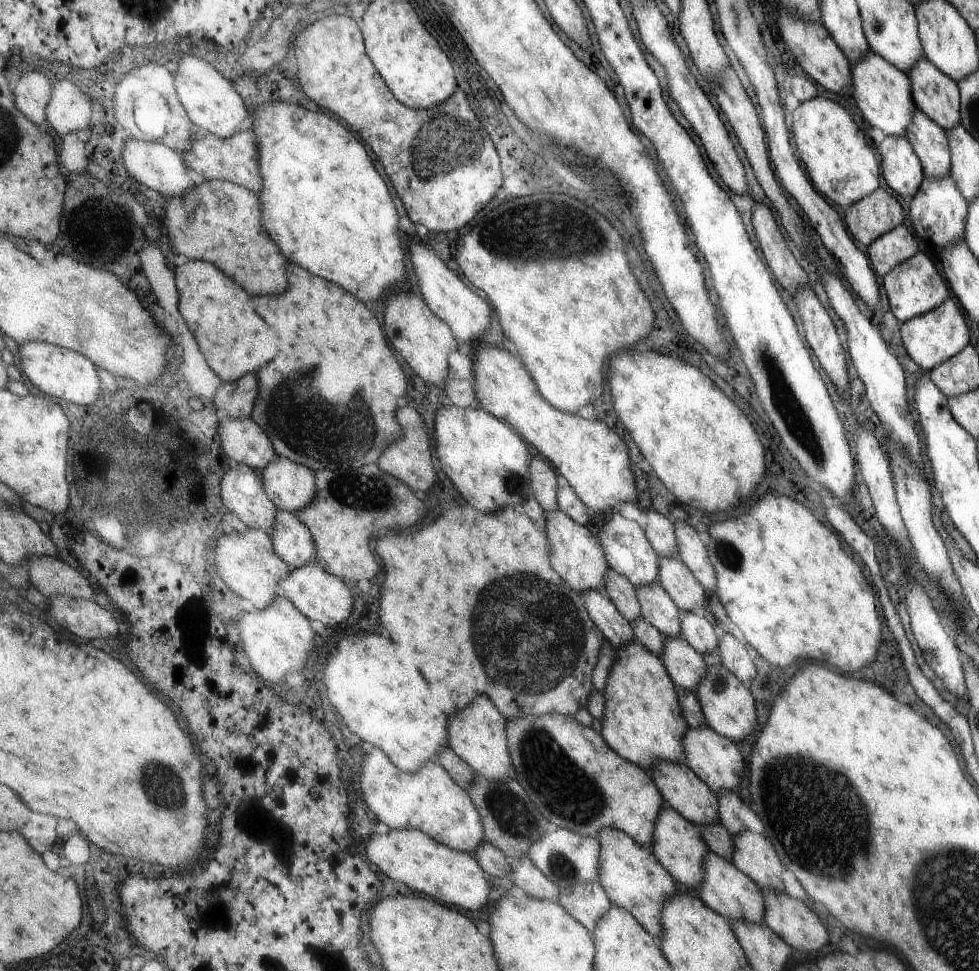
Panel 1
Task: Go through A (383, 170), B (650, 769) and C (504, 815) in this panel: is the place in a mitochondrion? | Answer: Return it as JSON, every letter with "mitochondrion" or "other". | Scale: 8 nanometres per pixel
{"A":"other","B":"other","C":"mitochondrion"}

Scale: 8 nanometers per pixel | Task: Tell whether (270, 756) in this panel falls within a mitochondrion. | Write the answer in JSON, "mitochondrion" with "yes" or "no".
{"mitochondrion":"no"}

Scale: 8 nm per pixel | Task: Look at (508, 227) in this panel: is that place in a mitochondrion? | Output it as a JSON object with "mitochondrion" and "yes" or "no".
{"mitochondrion":"yes"}

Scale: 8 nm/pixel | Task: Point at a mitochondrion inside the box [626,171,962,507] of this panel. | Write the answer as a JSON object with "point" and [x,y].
{"point":[787,405]}

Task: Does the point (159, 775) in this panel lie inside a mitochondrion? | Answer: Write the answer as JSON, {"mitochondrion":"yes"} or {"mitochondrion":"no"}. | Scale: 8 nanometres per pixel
{"mitochondrion":"yes"}

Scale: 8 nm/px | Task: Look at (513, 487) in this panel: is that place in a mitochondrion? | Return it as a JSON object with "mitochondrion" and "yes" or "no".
{"mitochondrion":"yes"}

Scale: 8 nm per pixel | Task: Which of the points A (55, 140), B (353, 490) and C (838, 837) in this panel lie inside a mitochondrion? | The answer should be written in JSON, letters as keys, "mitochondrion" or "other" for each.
{"A":"other","B":"mitochondrion","C":"mitochondrion"}

